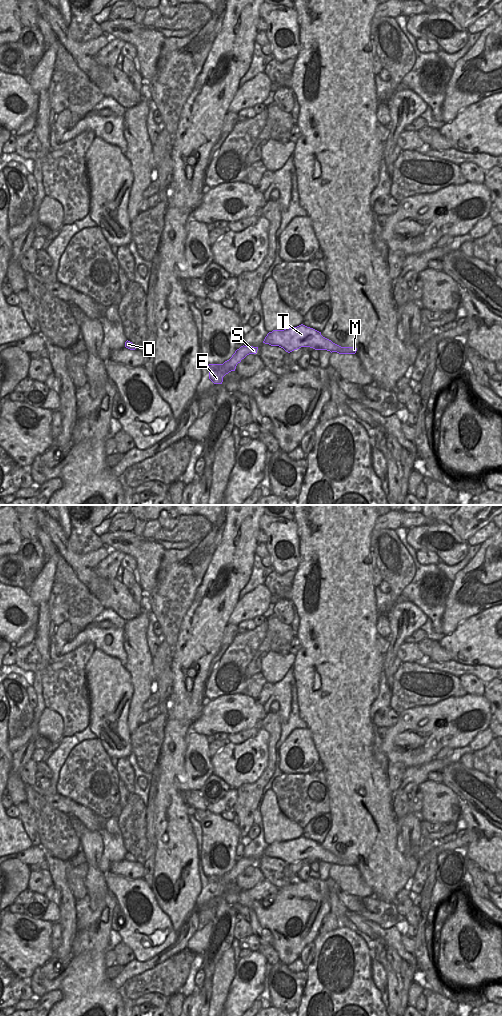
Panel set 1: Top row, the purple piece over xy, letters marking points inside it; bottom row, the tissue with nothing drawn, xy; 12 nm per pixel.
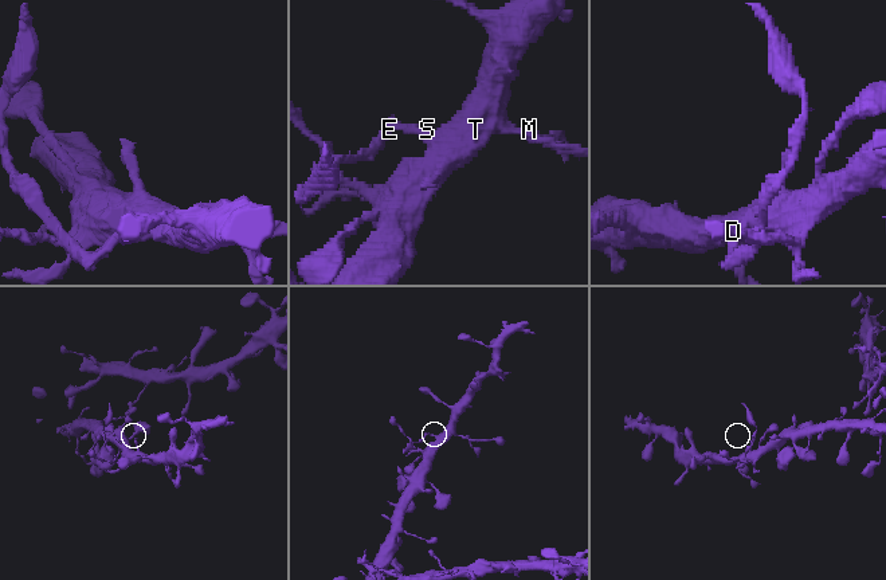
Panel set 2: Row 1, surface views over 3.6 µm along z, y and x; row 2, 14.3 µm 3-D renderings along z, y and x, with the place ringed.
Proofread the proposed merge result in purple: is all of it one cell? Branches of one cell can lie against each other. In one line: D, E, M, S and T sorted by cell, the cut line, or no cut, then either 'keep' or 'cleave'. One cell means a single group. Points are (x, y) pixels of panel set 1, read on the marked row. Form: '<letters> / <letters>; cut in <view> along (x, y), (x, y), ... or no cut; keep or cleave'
D M S T / E; cut in xy along (221, 364), (234, 369); cleave

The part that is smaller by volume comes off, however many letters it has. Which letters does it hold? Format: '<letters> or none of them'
E

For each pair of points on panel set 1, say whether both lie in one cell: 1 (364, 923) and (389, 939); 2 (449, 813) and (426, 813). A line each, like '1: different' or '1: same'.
1: same
2: same

